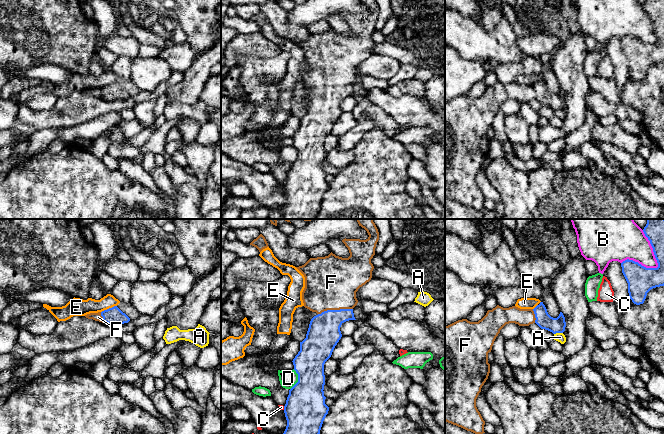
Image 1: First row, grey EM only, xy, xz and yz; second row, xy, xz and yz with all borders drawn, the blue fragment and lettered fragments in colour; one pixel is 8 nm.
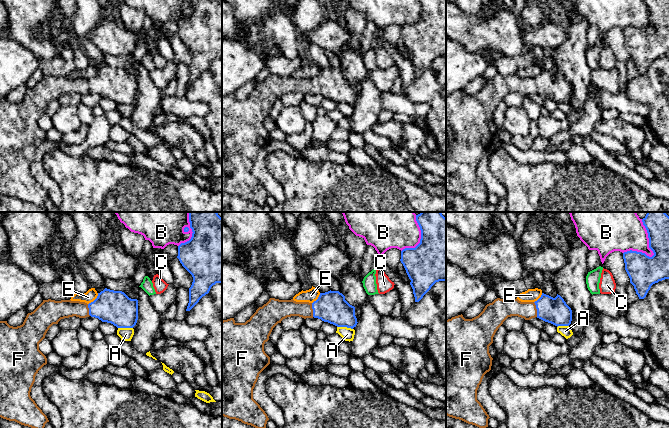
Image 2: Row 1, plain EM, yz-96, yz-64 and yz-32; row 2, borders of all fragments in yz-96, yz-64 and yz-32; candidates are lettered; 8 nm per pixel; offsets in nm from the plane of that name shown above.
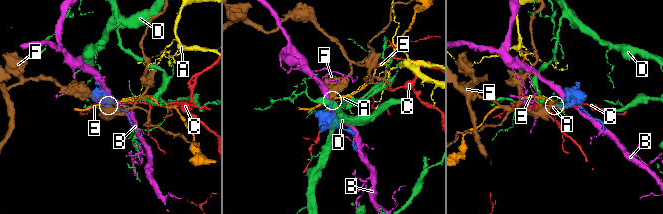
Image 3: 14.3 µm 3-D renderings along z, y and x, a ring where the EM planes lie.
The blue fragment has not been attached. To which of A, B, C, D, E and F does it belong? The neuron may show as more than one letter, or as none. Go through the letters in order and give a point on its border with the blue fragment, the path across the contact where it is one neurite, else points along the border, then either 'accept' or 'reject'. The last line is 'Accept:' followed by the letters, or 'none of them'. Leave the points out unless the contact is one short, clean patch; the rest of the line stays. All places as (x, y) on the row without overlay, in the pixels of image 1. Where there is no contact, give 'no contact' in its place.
A: meets blue in yz at (558, 108); border along yz (562, 108), (554, 110); reject
B: meets blue in yz at (653, 25); reject
C: meets blue in xz at (284, 184); border along xz (283, 182), (284, 185); reject
D: meets blue in xz at (298, 155); border along xz (294, 145), (297, 150), (297, 158), (290, 165); reject
E: meets blue in xy at (109, 84); border along xy (116, 81), (101, 88); reject
F: meets blue in xz at (335, 86); runs through xz (323, 110), (324, 104), (335, 86), (331, 70), (331, 58); accept
Accept: F

